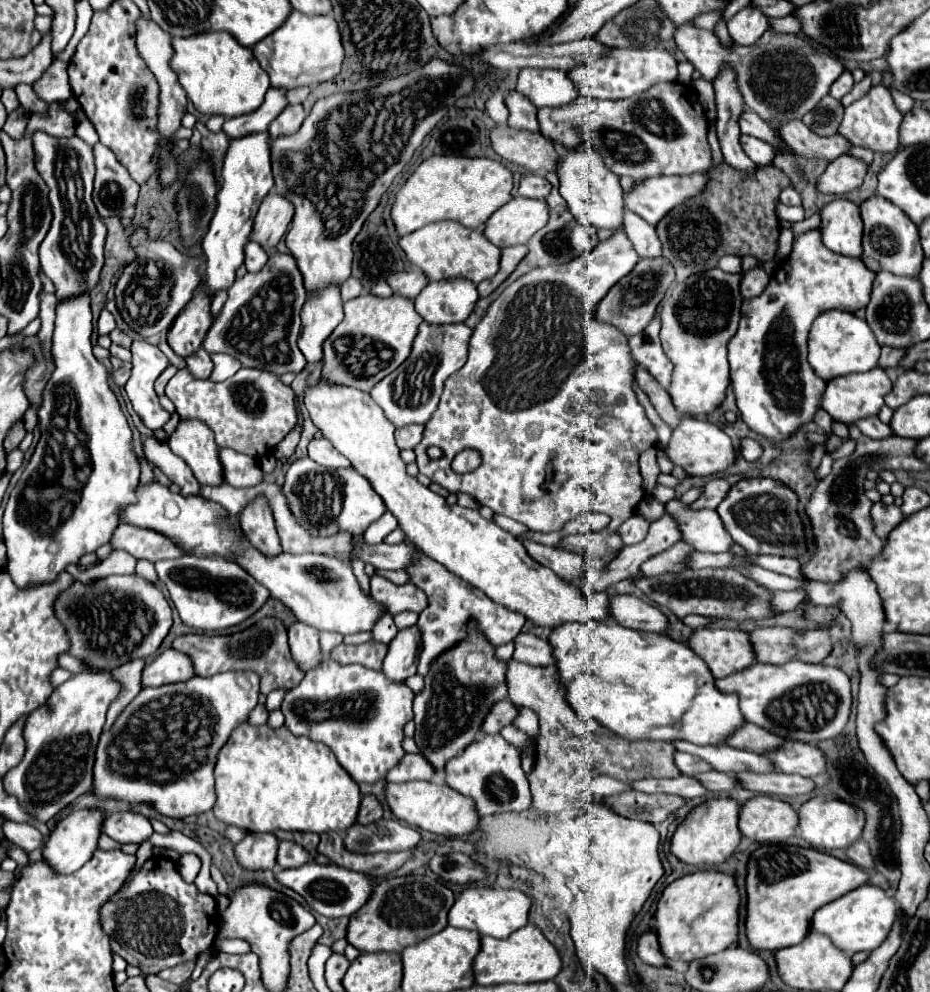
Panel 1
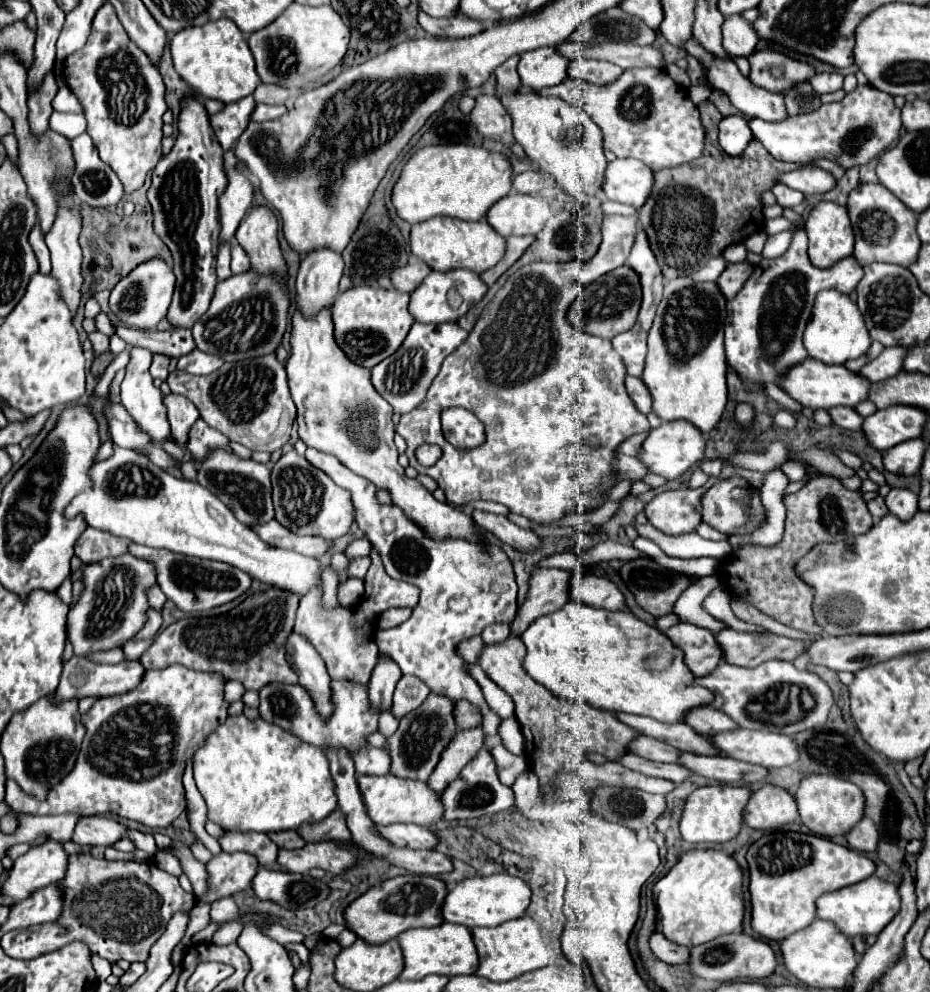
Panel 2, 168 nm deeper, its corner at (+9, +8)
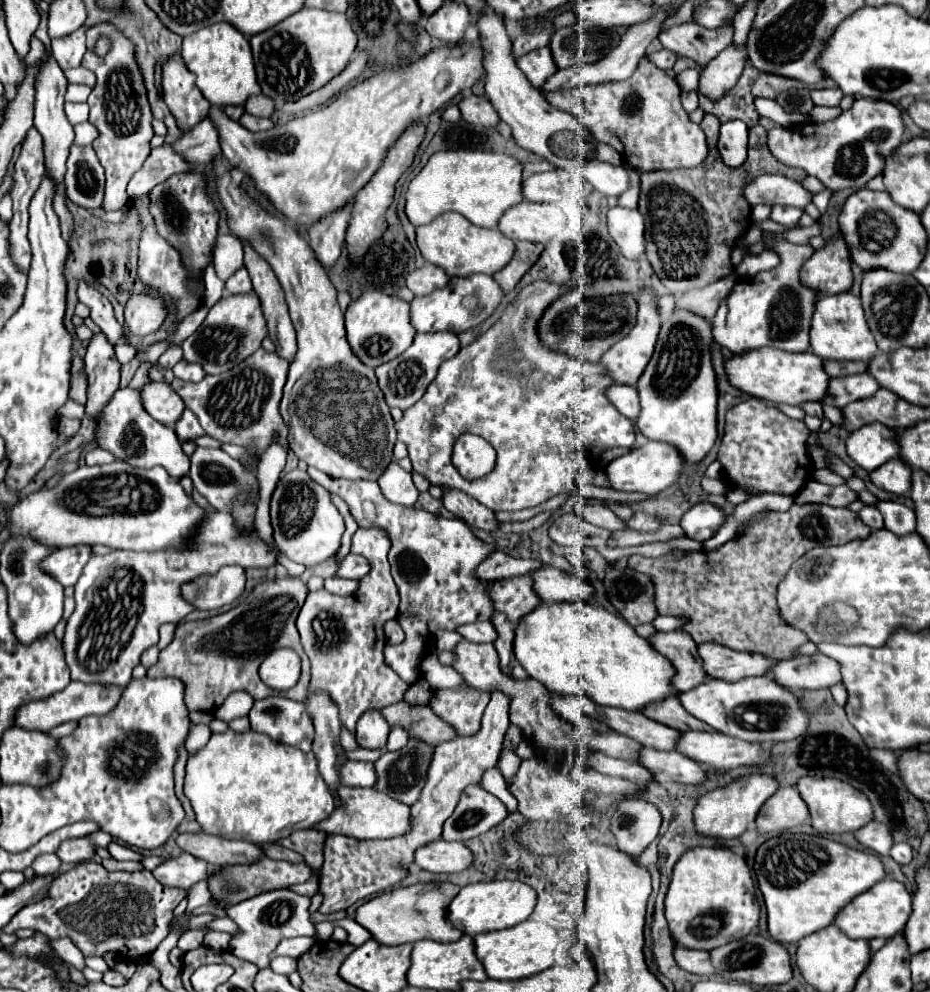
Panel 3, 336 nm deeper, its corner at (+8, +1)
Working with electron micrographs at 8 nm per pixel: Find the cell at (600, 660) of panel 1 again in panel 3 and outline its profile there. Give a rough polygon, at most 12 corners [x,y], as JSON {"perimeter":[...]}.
{"perimeter":[[543,603],[513,655],[547,689],[639,711],[673,667],[619,615]]}

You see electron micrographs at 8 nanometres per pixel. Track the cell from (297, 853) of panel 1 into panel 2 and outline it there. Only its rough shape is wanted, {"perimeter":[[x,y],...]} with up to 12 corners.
{"perimeter":[[226,832],[224,852],[250,852],[272,866],[278,846],[262,832]]}

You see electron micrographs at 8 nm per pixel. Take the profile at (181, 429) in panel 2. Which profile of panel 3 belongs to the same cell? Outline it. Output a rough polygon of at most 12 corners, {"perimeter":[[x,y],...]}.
{"perimeter":[[165,381],[139,389],[147,413],[173,425],[185,409],[181,397]]}

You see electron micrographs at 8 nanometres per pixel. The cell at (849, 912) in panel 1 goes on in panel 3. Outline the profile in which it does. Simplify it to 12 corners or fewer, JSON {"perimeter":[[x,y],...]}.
{"perimeter":[[883,879],[851,901],[835,925],[851,939],[891,939],[911,895]]}

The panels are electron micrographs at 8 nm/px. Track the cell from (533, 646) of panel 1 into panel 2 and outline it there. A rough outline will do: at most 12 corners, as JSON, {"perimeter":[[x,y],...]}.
{"perimeter":[[494,624],[482,632],[486,644],[500,644],[512,636],[506,624]]}

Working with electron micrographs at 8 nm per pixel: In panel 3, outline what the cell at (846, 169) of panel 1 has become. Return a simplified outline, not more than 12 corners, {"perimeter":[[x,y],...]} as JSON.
{"perimeter":[[783,175],[749,181],[743,197],[751,207],[805,209],[811,193]]}

